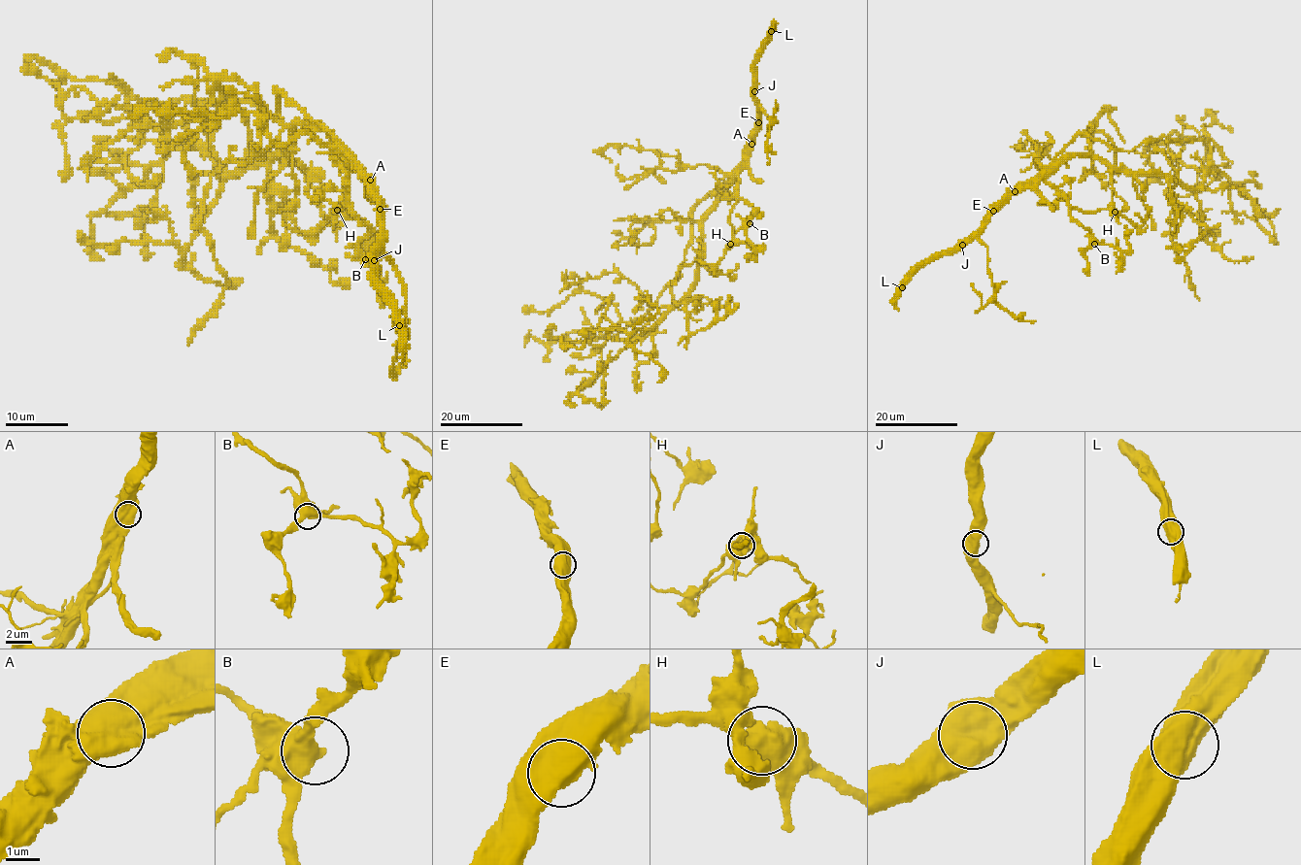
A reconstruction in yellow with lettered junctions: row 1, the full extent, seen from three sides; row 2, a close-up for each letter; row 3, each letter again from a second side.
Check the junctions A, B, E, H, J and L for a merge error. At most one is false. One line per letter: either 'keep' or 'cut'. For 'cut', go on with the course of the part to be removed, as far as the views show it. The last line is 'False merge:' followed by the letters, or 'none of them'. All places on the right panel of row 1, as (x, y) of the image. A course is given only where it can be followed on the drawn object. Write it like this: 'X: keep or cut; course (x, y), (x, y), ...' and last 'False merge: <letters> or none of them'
A: cut; course (1014, 192), (1031, 188), (1077, 135), (1120, 150), (1162, 137), (1209, 140), (1203, 125), (1217, 112)
B: keep
E: keep
H: keep
J: keep
L: keep
False merge: A

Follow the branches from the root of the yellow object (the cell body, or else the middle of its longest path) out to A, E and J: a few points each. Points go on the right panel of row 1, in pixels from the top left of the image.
A: (1104, 164), (1087, 155), (1068, 155), (1056, 166), (1046, 168), (1033, 180), (1024, 182), (1014, 192)
E: (1104, 164), (1087, 155), (1068, 155), (1056, 166), (1022, 182), (993, 211)
J: (1104, 164), (1087, 155), (1068, 155), (1056, 166), (1046, 168), (1033, 180), (1023, 182), (962, 245)

